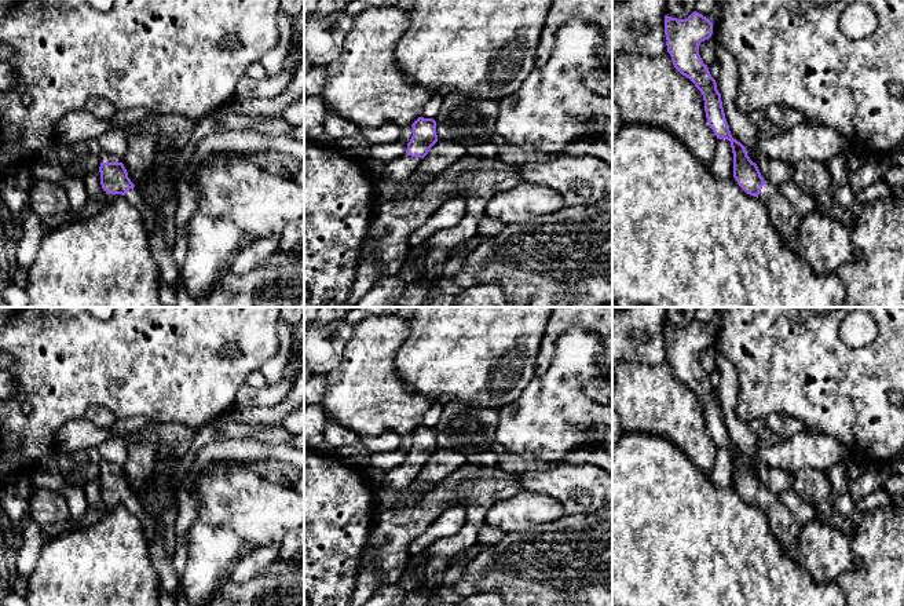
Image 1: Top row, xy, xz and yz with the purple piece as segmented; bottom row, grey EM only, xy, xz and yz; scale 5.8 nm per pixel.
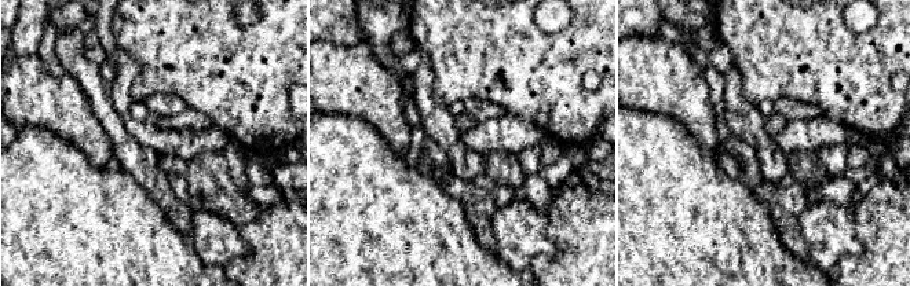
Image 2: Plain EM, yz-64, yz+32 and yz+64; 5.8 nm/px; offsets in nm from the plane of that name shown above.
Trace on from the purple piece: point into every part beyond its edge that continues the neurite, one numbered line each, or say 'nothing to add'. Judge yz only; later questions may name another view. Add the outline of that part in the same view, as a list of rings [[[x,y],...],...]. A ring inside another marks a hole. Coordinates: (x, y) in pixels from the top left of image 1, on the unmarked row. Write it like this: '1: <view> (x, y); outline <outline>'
1: yz (784, 526); outline [[[771,492],[762,494],[758,508],[766,514],[772,533],[786,555],[801,565],[798,533],[802,525],[795,515],[780,501],[777,494]]]

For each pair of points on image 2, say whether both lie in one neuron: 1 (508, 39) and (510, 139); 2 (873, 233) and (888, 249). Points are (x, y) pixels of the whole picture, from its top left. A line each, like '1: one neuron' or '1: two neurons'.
1: two neurons
2: one neuron

